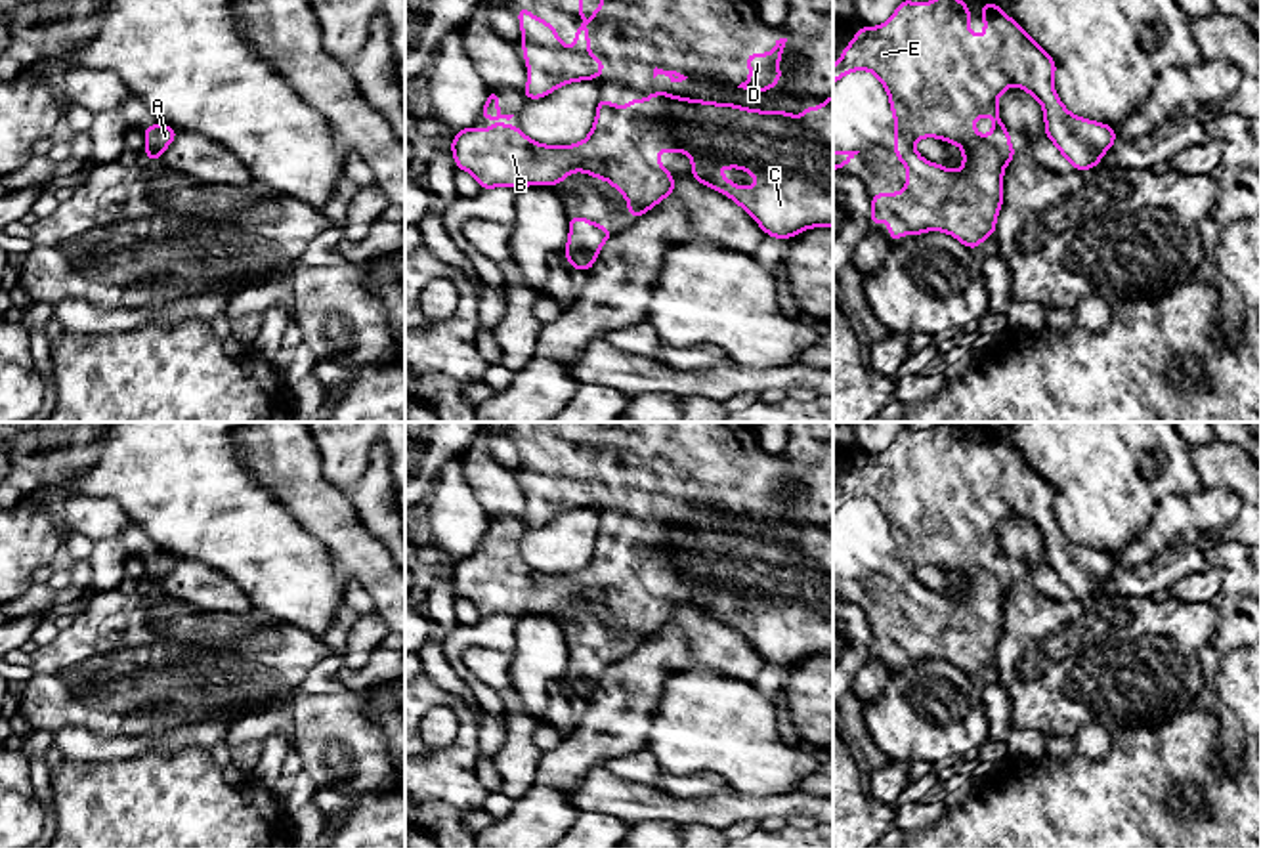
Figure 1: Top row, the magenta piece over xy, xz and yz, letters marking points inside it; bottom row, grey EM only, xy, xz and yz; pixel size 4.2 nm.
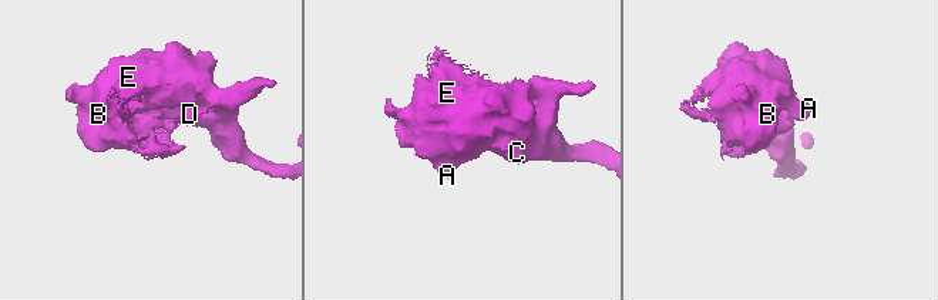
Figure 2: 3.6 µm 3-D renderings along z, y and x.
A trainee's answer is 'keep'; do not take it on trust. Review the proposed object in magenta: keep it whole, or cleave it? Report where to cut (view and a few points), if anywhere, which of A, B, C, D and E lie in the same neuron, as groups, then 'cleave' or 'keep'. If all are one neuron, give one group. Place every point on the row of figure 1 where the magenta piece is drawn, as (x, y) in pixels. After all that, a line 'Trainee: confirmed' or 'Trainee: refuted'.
cut none; groups A B C D E; keep
Trainee: confirmed

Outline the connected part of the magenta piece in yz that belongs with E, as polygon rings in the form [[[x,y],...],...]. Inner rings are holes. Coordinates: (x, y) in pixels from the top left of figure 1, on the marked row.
[[[902,0],[890,19],[879,27],[862,27],[854,40],[843,48],[841,61],[833,65],[833,84],[852,71],[871,71],[888,92],[894,126],[894,155],[908,168],[902,193],[869,197],[875,227],[883,214],[892,243],[900,235],[944,231],[965,246],[978,244],[995,235],[995,220],[1003,202],[1003,170],[1016,155],[1009,130],[999,118],[997,97],[1013,84],[1034,95],[1043,107],[1045,136],[1062,157],[1081,172],[1101,164],[1101,157],[1114,145],[1116,130],[1108,124],[1074,117],[1055,94],[1055,59],[1036,44],[1030,34],[997,4],[984,2],[984,36],[976,38],[967,23],[971,13],[963,0],[932,0],[915,4]],[[992,117],[994,128],[984,138],[976,134],[974,120]],[[919,138],[938,138],[963,151],[963,168],[953,172],[925,160],[915,151]]]

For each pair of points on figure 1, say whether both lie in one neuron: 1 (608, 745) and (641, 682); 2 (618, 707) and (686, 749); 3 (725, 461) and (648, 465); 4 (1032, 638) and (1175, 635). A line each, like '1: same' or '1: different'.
1: same
2: different
3: same
4: same

